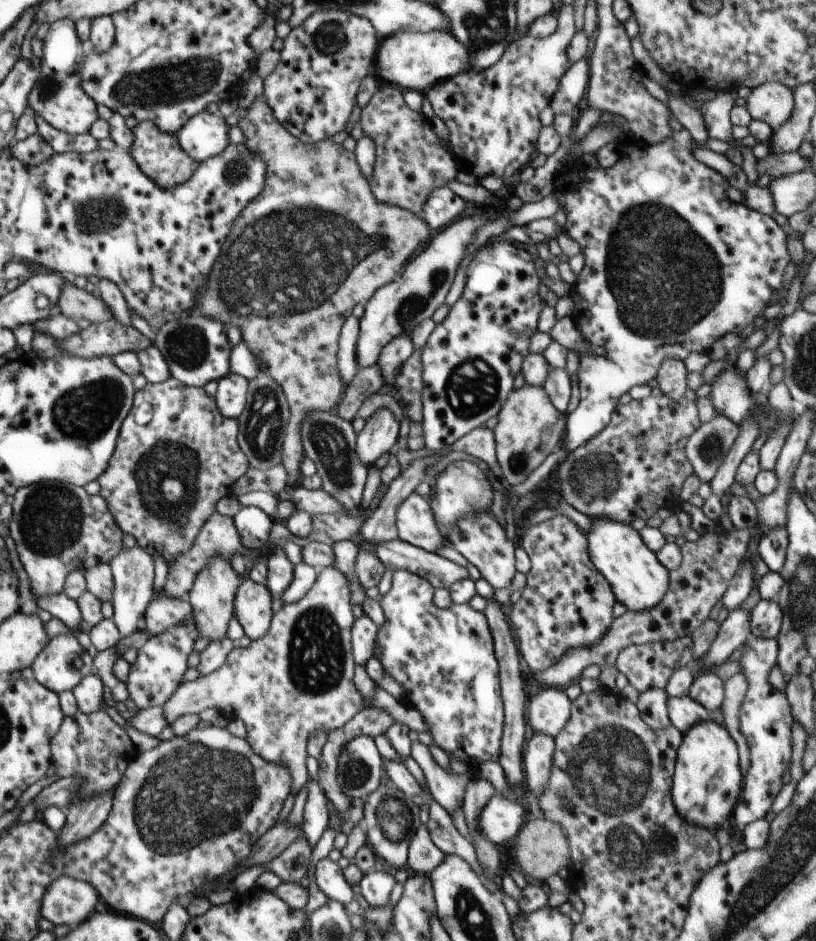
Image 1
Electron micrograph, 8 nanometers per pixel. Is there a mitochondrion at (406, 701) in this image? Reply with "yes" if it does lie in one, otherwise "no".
no

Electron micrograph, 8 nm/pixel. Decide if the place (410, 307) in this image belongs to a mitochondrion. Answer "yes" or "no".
yes

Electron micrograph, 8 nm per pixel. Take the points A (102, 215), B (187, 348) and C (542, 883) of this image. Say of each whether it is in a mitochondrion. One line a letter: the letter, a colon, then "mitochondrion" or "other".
A: mitochondrion
B: mitochondrion
C: other

